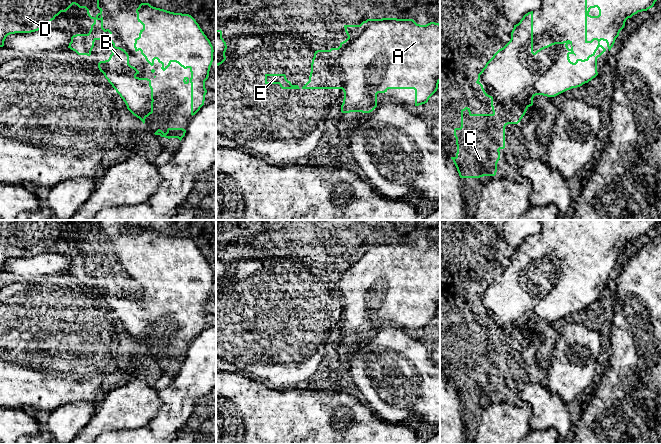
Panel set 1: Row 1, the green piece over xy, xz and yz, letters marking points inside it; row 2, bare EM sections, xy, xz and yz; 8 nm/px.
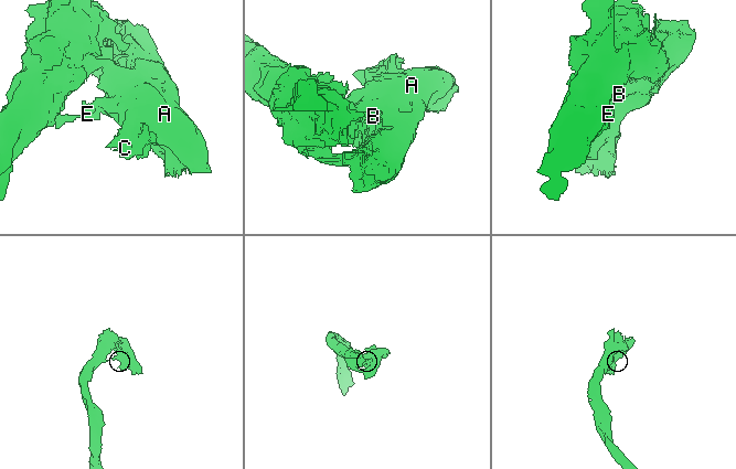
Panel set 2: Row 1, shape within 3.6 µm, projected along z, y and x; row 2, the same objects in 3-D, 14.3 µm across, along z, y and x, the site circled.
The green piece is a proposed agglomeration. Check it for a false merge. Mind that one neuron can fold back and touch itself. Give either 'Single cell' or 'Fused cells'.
Single cell

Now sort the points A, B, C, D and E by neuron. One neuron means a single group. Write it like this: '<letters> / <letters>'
A B C D E

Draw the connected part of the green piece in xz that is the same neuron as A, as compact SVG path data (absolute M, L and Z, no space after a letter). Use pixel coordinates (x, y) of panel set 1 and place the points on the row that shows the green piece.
M367 19L360 25L344 25L348 38L338 48L317 50L311 63L309 81L302 89L342 89L342 113L370 113L377 107L377 94L388 89L414 89L415 106L428 102L440 82L440 24L417 24L413 19Z

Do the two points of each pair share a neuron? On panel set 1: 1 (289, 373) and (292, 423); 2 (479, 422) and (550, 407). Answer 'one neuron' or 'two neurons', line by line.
1: two neurons
2: two neurons

